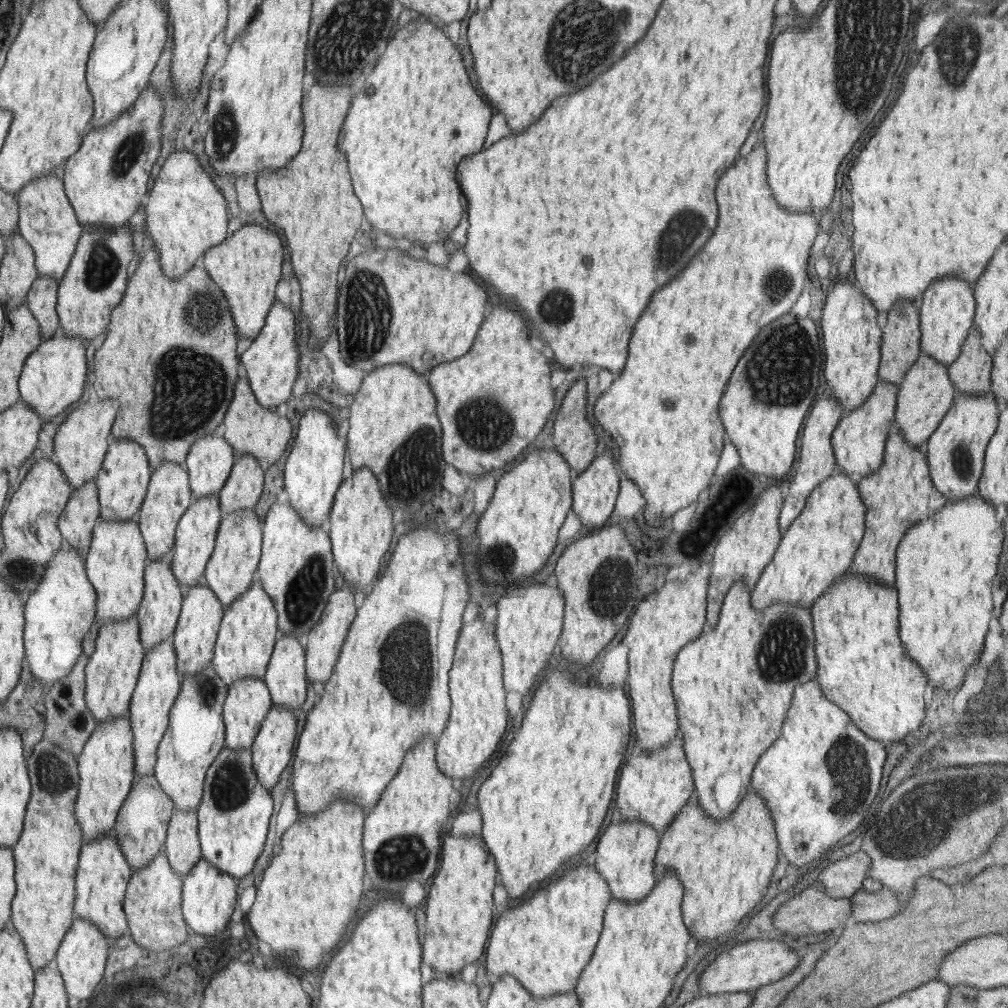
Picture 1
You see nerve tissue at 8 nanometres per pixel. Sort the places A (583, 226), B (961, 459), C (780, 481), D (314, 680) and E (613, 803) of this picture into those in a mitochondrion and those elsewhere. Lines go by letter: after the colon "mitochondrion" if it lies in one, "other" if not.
A: other
B: mitochondrion
C: other
D: other
E: other

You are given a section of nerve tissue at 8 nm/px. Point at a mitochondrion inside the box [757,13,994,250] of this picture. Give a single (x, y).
(959, 48)

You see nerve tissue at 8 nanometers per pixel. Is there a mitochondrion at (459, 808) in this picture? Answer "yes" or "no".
no

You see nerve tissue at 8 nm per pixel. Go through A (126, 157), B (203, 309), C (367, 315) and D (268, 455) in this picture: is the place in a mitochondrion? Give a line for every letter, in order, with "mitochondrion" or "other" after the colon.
A: mitochondrion
B: mitochondrion
C: mitochondrion
D: other

